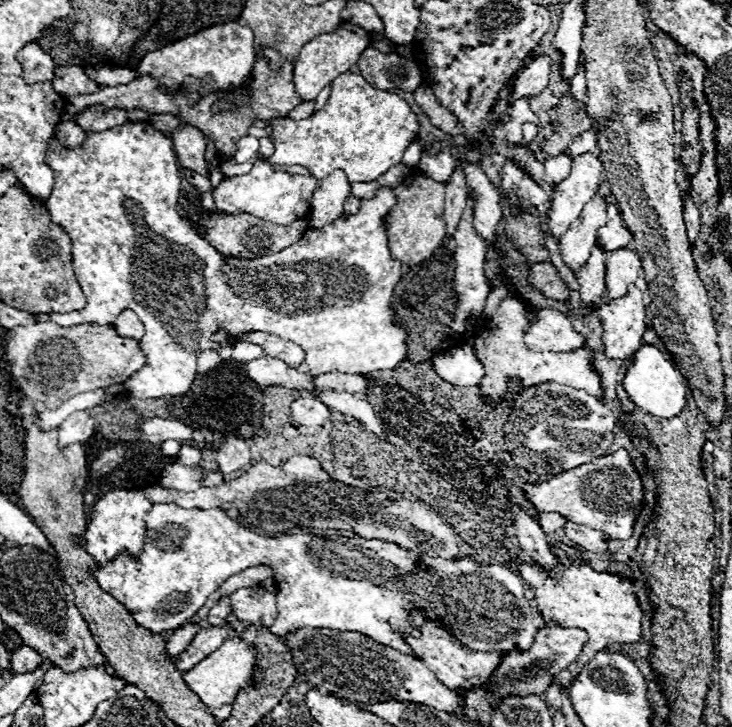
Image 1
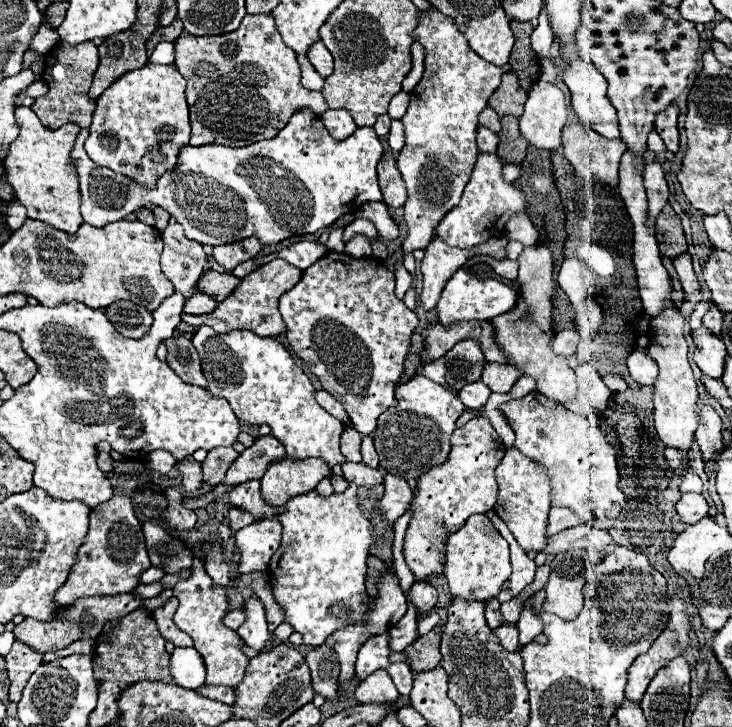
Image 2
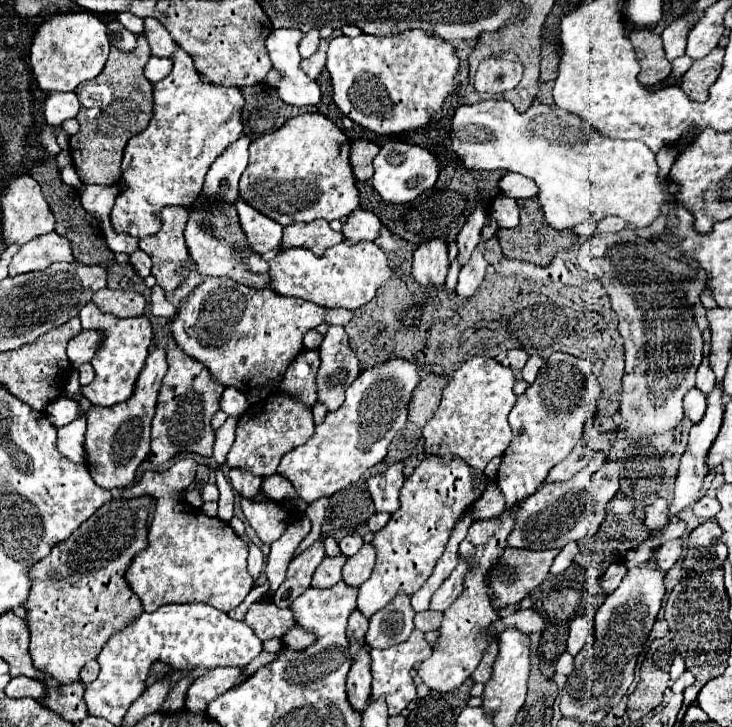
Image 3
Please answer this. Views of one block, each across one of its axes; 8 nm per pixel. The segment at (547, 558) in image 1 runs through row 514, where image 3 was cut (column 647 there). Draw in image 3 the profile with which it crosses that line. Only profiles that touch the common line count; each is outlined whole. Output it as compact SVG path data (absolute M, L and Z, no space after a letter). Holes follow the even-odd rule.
M664 498L654 500L654 502L646 508L646 520L644 520L646 528L648 528L648 530L652 530L652 532L666 528L666 524L668 524L666 510L668 510L668 502L666 502Z

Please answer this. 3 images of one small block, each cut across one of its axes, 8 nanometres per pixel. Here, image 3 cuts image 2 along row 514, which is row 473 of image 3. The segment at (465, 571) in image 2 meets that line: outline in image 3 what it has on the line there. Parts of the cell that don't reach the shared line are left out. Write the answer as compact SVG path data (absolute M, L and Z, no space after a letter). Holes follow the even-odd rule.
M472 356L450 378L448 386L444 388L438 410L422 430L424 456L438 456L444 462L452 458L462 458L468 466L472 466L474 488L478 496L486 488L484 484L480 484L486 464L492 458L502 456L512 440L508 412L516 402L516 396L512 392L514 382L516 378L510 368L488 356Z

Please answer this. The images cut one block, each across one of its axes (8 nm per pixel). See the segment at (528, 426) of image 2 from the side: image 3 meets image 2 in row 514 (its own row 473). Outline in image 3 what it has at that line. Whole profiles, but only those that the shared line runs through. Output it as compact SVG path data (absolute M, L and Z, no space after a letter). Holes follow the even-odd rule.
M606 462L594 474L580 472L568 482L544 484L530 498L522 502L516 518L516 526L508 536L508 546L530 548L530 550L550 550L562 548L572 540L582 540L598 532L606 518L606 504L614 498L620 488L620 468L616 462Z

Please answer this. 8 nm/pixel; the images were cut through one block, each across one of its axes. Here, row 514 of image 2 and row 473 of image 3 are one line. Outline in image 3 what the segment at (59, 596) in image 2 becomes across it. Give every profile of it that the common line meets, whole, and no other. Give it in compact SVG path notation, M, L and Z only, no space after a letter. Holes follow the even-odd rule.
M154 348L148 354L148 360L136 380L134 394L120 404L114 406L90 406L86 412L86 434L84 434L84 450L86 450L86 468L92 474L94 482L100 488L126 488L134 482L138 466L146 460L150 452L150 424L154 418L156 396L160 390L162 376L166 374L166 358L162 348Z

